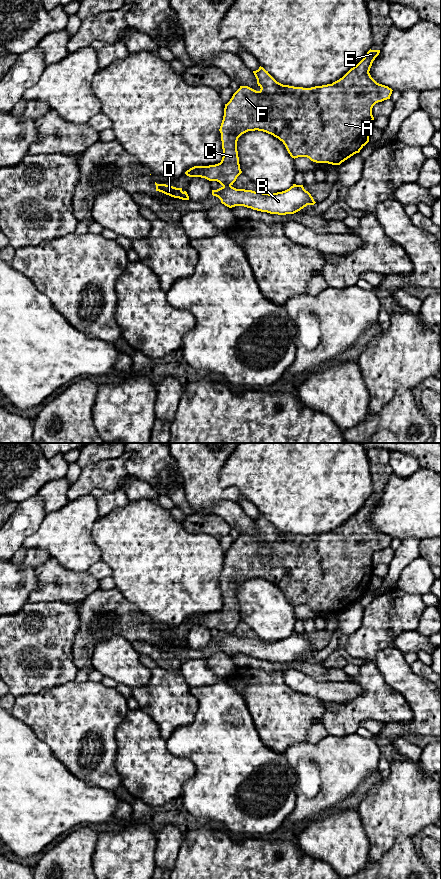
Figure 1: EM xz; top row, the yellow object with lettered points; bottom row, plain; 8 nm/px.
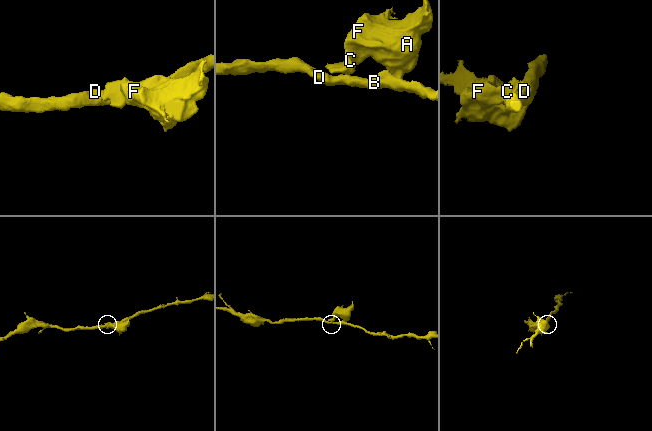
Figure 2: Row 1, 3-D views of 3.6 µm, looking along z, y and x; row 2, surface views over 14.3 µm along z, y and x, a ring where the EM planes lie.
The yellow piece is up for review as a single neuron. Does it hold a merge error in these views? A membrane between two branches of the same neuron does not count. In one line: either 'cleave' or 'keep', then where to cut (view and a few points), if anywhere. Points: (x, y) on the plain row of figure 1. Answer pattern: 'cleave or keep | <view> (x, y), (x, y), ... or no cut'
cleave | xz (223, 633), (230, 634)

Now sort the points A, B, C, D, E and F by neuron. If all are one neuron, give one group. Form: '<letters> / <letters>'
A C E F / B D

